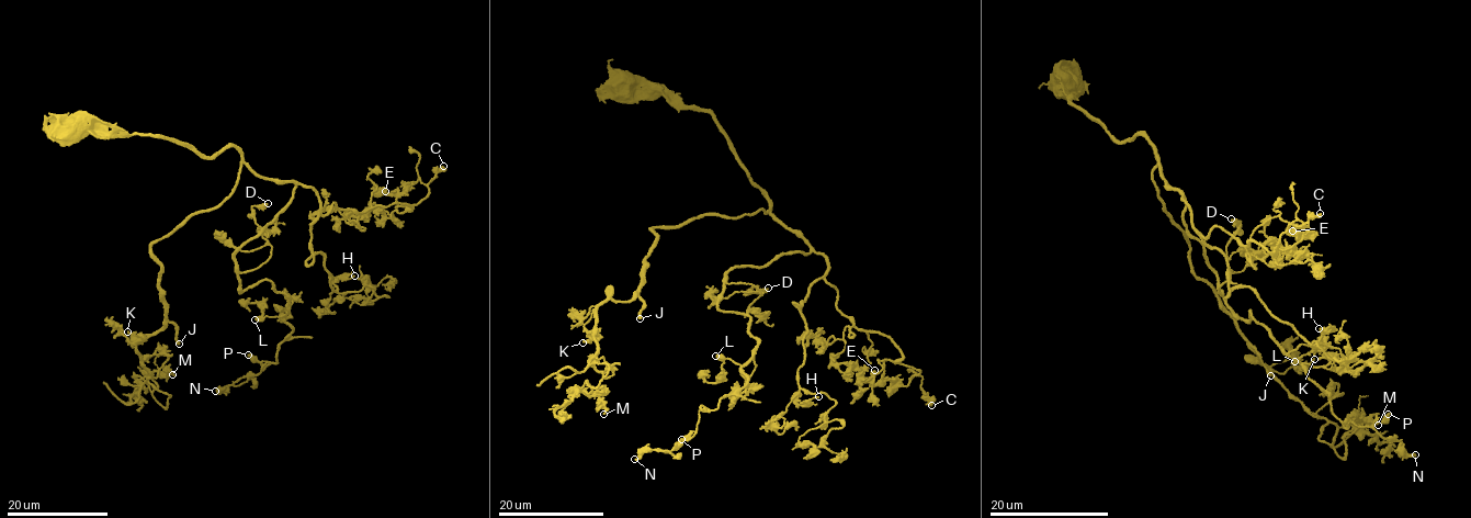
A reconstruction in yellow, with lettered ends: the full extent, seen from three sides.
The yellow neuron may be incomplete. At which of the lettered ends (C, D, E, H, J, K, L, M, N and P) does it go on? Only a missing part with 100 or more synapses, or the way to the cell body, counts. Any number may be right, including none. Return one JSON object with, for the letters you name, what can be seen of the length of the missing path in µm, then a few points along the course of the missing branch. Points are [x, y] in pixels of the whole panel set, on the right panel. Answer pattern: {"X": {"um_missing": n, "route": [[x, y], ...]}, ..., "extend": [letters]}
{"J": {"um_missing": 35, "route": [[1270, 375], [1310, 404], [1326, 404], [1351, 385], [1344, 398], [1348, 404], [1364, 414], [1380, 406]]}, "extend": ["J"]}

